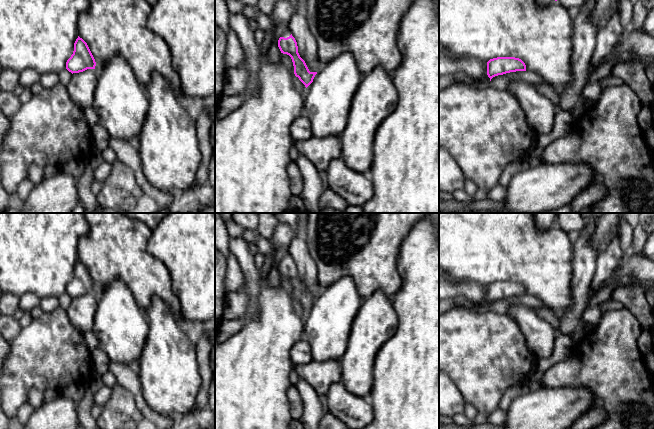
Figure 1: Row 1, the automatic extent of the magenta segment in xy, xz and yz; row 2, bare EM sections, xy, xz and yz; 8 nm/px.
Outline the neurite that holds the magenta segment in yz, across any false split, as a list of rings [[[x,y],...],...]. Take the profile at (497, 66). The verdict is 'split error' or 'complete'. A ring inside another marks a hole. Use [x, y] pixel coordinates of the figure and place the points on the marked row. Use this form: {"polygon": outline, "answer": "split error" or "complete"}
{"polygon": [[[497,57],[487,62],[487,74],[474,78],[465,72],[453,73],[454,83],[439,91],[439,147],[447,150],[459,165],[465,179],[473,181],[478,190],[491,190],[498,184],[500,176],[510,162],[529,158],[534,144],[535,134],[528,126],[526,115],[518,99],[506,90],[492,86],[479,88],[478,84],[498,75],[510,72],[526,71],[525,63],[515,57]]], "answer": "split error"}

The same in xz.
{"polygon": [[[278,0],[271,14],[271,20],[274,26],[284,24],[287,26],[287,30],[282,34],[278,40],[278,47],[283,54],[287,54],[291,57],[294,74],[307,88],[317,74],[317,72],[310,72],[305,61],[300,57],[298,53],[298,46],[295,38],[292,36],[288,24],[293,16],[293,6],[289,0]]], "answer": "split error"}

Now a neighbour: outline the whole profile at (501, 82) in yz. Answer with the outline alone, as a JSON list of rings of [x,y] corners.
[[[516,71],[495,76],[491,79],[491,86],[498,90],[506,90],[507,87],[518,80],[528,82],[532,85],[548,84],[539,74],[531,71]]]

